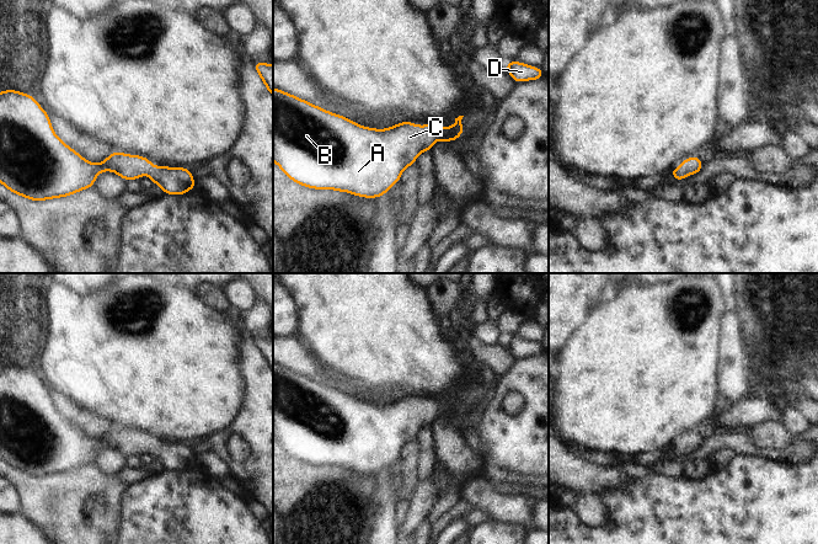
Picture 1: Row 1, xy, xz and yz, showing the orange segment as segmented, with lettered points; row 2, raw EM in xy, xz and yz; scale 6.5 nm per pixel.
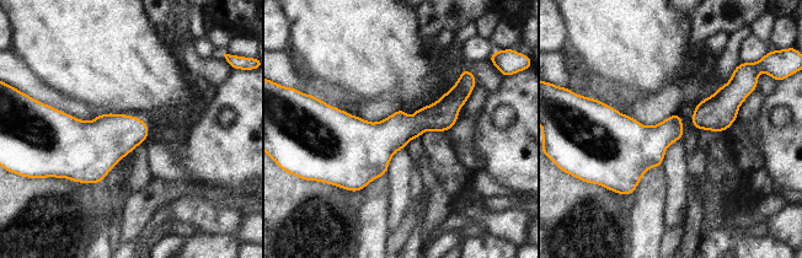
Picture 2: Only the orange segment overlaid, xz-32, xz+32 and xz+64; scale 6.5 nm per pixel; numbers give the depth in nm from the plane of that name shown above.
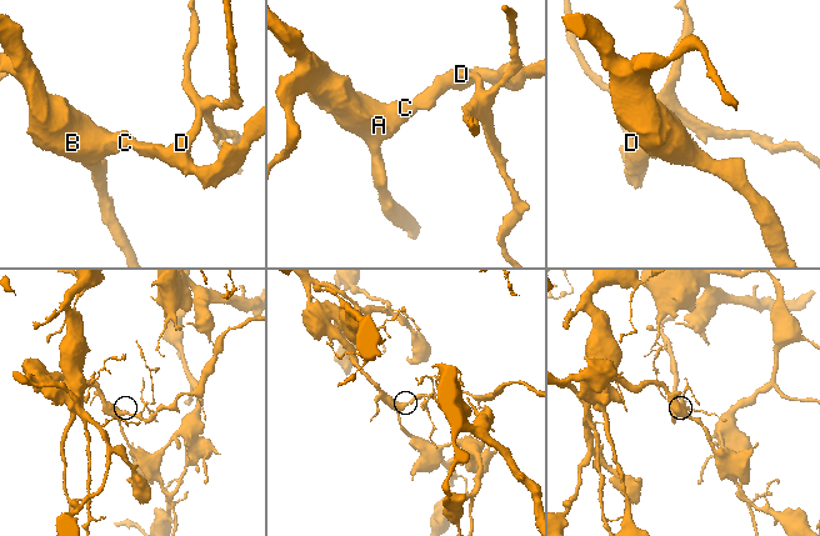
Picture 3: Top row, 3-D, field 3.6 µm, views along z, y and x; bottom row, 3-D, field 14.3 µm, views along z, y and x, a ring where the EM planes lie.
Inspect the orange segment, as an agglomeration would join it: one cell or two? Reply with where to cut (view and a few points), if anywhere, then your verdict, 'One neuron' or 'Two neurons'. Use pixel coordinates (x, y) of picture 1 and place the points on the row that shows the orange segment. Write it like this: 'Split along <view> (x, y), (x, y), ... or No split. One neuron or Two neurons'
No split. One neuron.

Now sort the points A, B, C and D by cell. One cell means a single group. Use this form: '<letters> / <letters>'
A B C D

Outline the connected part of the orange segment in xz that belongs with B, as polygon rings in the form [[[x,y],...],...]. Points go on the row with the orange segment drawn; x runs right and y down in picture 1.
[[[273,87],[273,161],[292,181],[314,190],[335,190],[363,198],[380,198],[401,180],[402,171],[416,164],[421,153],[431,151],[435,140],[455,142],[464,134],[464,116],[455,118],[453,127],[426,123],[423,127],[402,121],[390,128],[363,127],[352,119],[328,112],[306,100]]]

